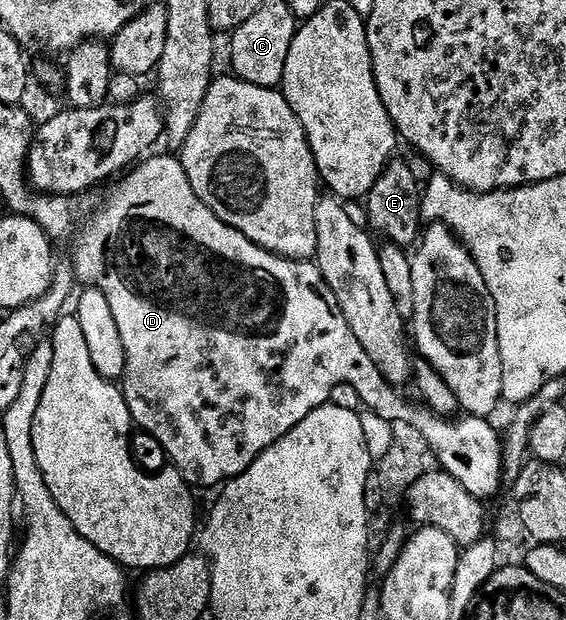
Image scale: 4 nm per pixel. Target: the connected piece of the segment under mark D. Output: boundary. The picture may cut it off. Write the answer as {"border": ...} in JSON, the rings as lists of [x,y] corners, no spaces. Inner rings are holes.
{"border":[[[148,155],[124,175],[124,180],[108,194],[107,201],[92,214],[91,221],[80,230],[79,237],[75,240],[73,271],[80,285],[96,288],[101,290],[101,294],[105,294],[110,308],[113,309],[113,318],[117,318],[117,330],[121,330],[121,342],[125,346],[127,359],[121,387],[134,427],[144,428],[167,451],[167,456],[171,459],[168,461],[183,475],[184,480],[192,486],[200,484],[203,488],[211,488],[214,484],[219,486],[239,476],[264,450],[285,438],[285,434],[289,434],[289,430],[293,430],[297,422],[301,422],[313,409],[328,403],[333,386],[348,384],[353,386],[353,390],[357,390],[359,403],[366,411],[385,418],[391,424],[404,421],[415,426],[431,447],[433,454],[437,456],[440,469],[452,475],[469,494],[483,502],[489,501],[490,496],[498,490],[503,476],[505,477],[501,436],[500,433],[495,433],[494,426],[490,424],[492,421],[482,416],[467,414],[462,417],[464,420],[460,424],[454,424],[454,419],[439,416],[426,404],[414,399],[406,400],[403,397],[404,393],[393,387],[383,377],[381,370],[373,366],[369,354],[361,350],[361,342],[353,338],[353,330],[349,330],[349,322],[345,322],[345,314],[341,314],[341,306],[337,306],[333,290],[329,290],[325,278],[314,263],[287,260],[283,256],[275,256],[272,252],[257,247],[253,241],[245,238],[245,234],[221,222],[221,218],[217,218],[217,214],[213,214],[213,210],[209,210],[209,206],[205,206],[205,202],[197,198],[183,169],[182,159],[178,155],[155,155]]]}

